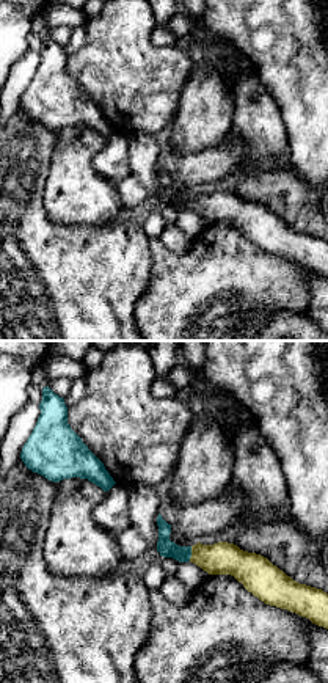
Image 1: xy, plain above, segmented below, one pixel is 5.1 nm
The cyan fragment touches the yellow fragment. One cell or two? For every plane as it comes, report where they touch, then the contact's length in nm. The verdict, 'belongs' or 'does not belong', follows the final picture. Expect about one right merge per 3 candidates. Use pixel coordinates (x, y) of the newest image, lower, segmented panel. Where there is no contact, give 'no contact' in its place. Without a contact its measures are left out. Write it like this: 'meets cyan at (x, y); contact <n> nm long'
meets cyan at (190, 553); contact 70 nm long

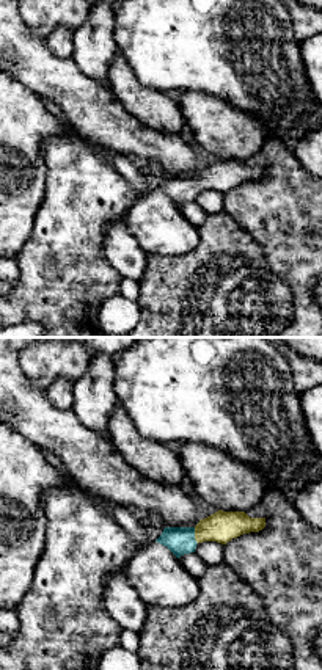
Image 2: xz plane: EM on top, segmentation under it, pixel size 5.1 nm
meets cyan at (193, 535); contact 90 nm long

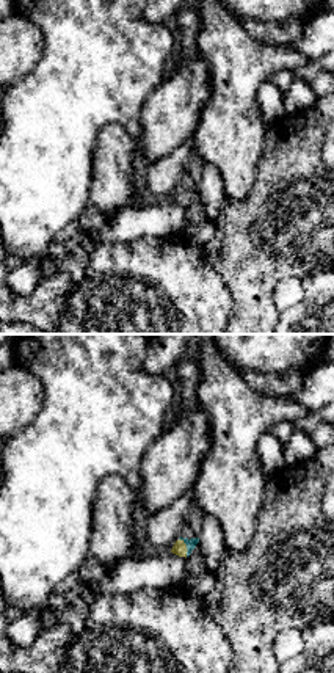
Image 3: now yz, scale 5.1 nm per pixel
meets cyan at (187, 548); contact 100 nm long

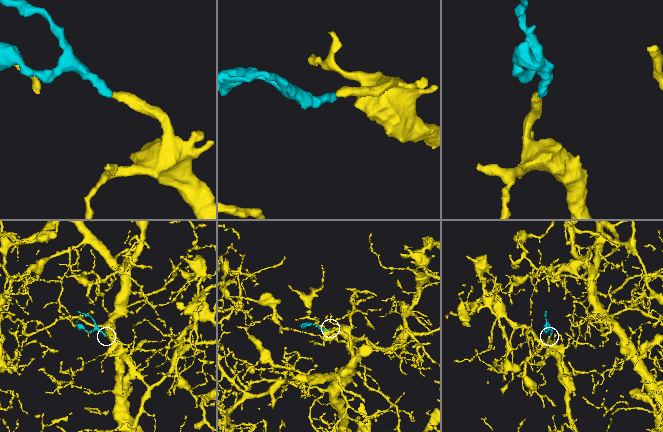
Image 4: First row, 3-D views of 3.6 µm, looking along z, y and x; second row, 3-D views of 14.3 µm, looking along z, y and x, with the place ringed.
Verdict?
belongs

